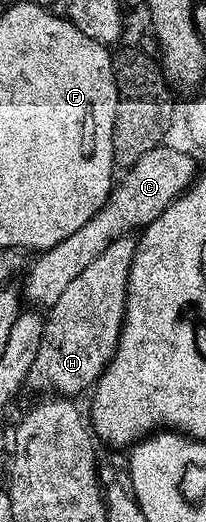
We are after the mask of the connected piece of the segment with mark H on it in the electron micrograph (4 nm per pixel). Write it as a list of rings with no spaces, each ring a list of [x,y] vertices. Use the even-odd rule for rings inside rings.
[[[132,234],[111,241],[99,257],[71,281],[53,307],[48,308],[45,335],[31,372],[39,386],[50,387],[53,390],[50,392],[61,397],[77,397],[80,391],[88,392],[105,372],[121,336],[131,261],[136,248],[137,239]]]

